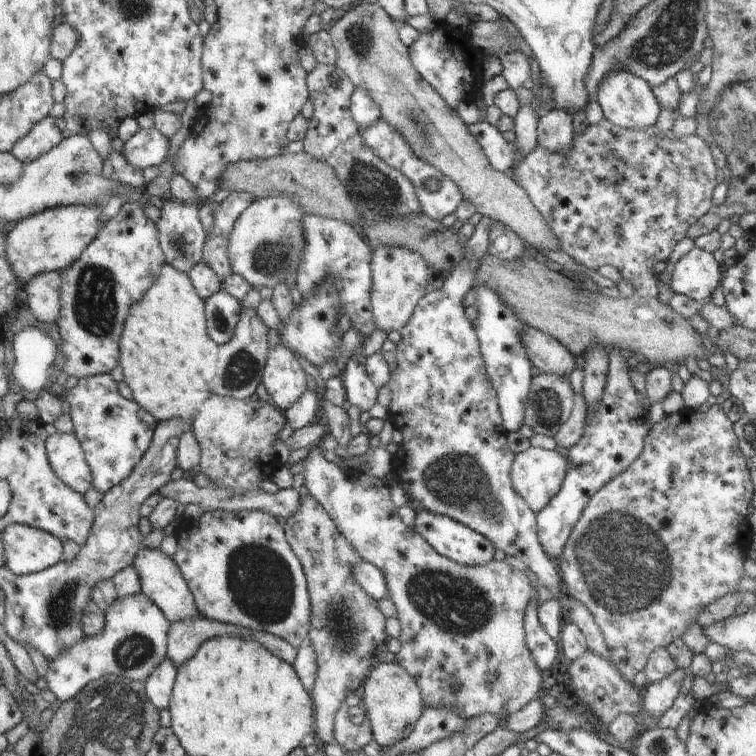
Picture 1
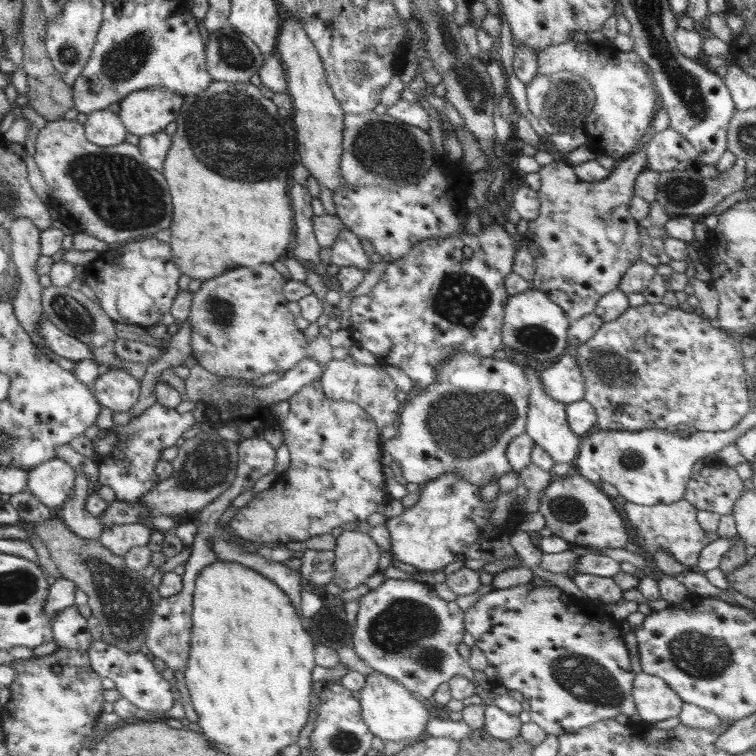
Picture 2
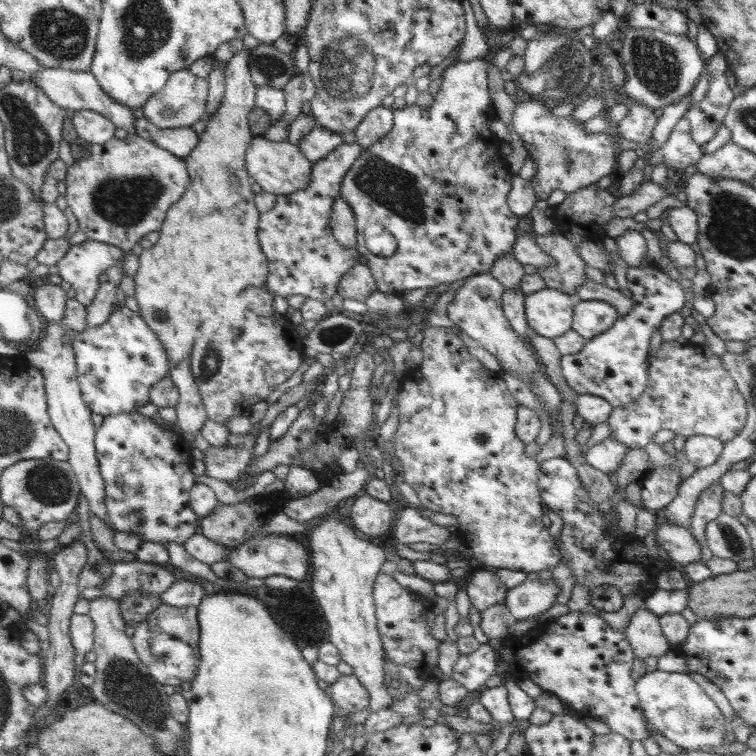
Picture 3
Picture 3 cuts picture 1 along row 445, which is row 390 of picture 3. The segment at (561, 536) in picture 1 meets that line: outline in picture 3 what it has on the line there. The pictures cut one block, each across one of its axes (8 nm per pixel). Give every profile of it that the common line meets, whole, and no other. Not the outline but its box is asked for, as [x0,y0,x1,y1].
[560,265,690,408]

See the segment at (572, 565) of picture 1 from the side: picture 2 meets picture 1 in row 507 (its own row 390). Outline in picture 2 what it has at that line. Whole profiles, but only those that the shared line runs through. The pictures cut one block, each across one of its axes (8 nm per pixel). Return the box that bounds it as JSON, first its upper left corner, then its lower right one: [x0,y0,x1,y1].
[570,303,750,432]

